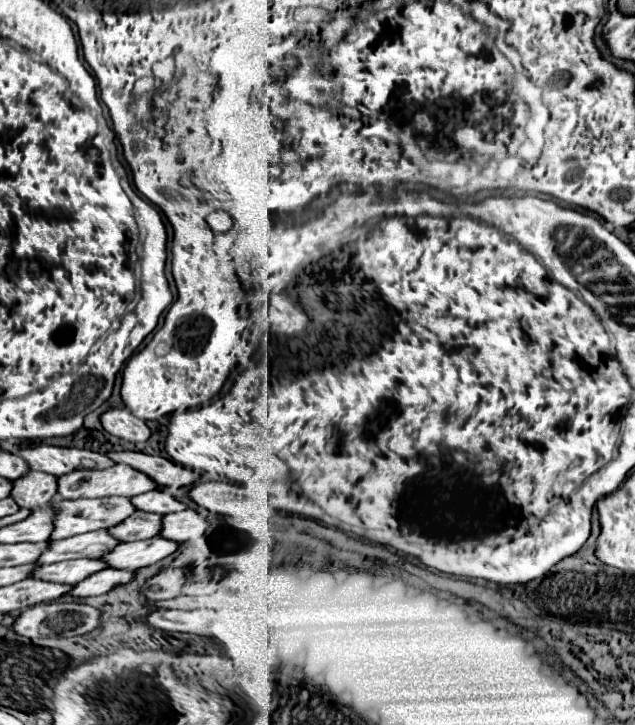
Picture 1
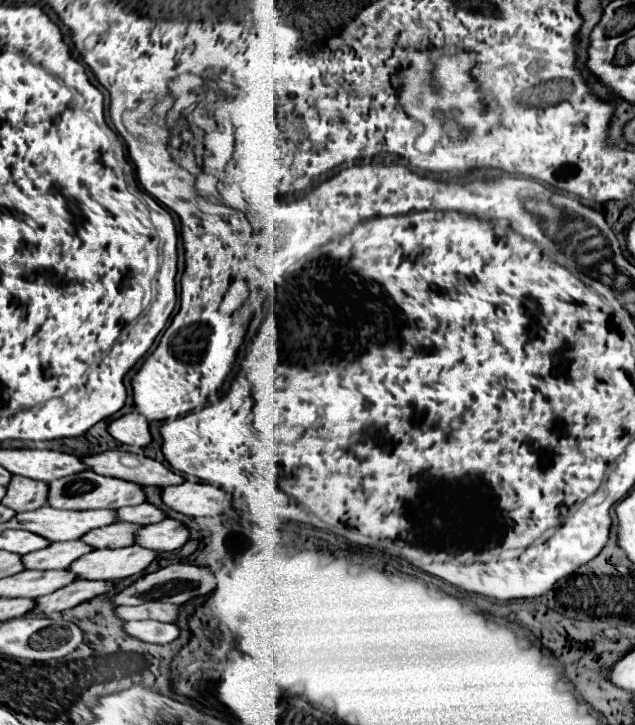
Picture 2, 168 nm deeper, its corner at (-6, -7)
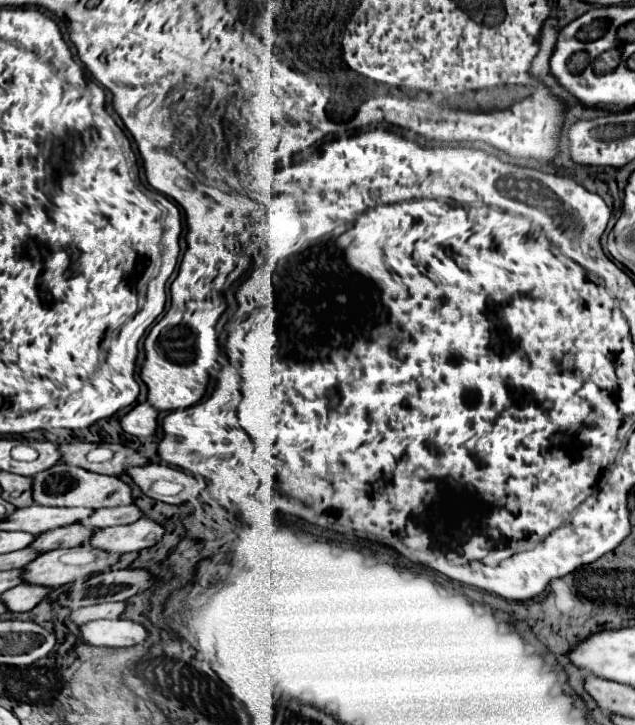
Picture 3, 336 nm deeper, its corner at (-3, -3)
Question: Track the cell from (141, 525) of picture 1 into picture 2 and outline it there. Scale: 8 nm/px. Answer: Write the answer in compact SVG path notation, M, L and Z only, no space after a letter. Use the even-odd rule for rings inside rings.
M112 523L100 529L92 529L86 533L80 541L90 545L92 549L104 549L104 547L128 547L134 543L134 531L138 525L132 523Z

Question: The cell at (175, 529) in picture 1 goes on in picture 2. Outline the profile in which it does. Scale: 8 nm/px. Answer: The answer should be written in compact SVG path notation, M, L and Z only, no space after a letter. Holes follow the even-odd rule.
M164 519L160 523L146 525L136 531L136 543L158 553L180 549L188 541L188 537L188 529L176 519Z

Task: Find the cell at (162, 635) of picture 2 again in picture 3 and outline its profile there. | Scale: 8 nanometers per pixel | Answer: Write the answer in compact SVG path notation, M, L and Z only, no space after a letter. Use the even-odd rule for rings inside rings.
M129 619L113 621L91 621L81 627L81 635L89 645L97 647L131 647L143 643L149 637L149 631Z

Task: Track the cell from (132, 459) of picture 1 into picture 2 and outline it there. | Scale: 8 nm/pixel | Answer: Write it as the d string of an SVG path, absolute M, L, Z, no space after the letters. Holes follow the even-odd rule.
M104 451L98 455L82 457L82 461L88 465L90 471L98 475L108 475L124 481L132 481L136 485L154 485L154 487L168 487L168 485L180 485L184 479L174 473L172 469L164 467L156 459L128 453L128 451Z

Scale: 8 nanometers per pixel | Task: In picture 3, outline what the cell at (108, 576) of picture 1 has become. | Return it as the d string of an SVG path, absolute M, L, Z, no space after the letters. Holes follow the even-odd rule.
M21 585L17 589L9 589L9 593L5 593L5 597L1 599L9 605L9 611L31 611L41 601L45 601L49 593L51 593L51 587Z

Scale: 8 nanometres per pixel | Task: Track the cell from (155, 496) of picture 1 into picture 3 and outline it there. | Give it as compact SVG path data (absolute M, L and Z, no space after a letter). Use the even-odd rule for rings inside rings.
M137 505L107 507L107 509L97 509L93 513L93 517L89 517L89 521L83 521L83 523L105 529L105 527L113 527L113 525L129 525L141 517L143 517L143 511Z

